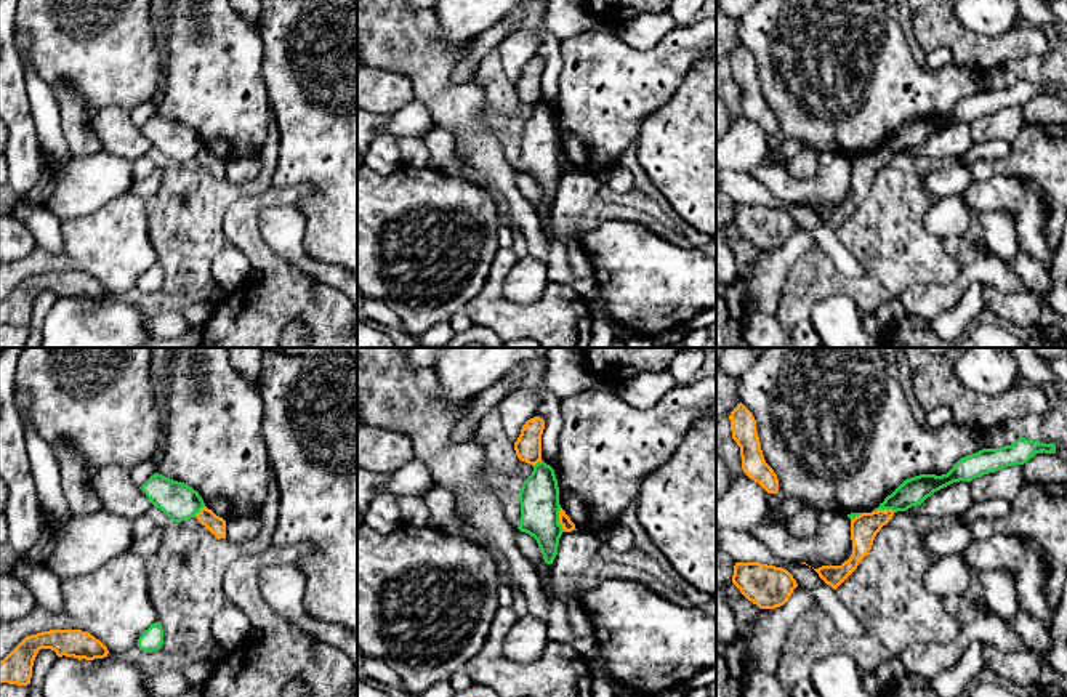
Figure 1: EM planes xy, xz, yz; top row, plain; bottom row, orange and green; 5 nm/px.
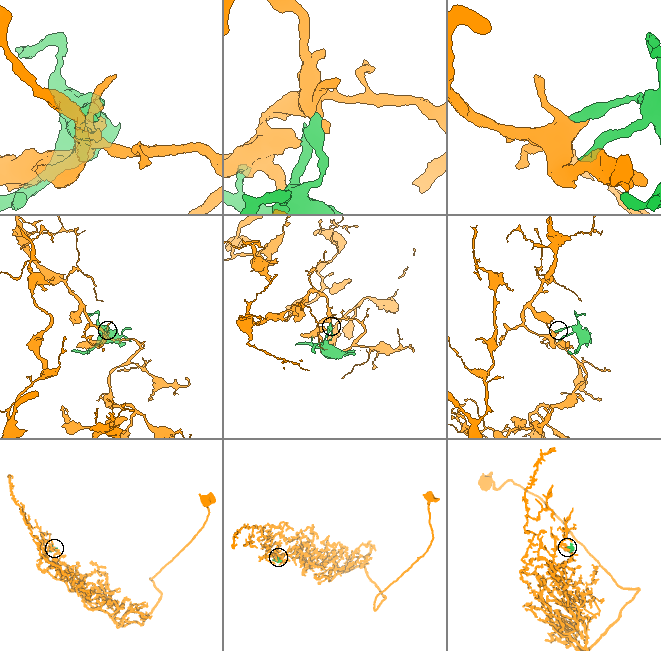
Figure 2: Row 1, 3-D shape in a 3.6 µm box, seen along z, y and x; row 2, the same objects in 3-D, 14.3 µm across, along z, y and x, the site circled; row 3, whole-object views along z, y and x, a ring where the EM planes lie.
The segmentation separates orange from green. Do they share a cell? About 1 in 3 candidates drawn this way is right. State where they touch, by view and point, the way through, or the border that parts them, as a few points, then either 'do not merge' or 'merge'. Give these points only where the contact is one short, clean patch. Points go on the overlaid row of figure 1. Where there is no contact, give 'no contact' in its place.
xz (559, 519) | do not merge

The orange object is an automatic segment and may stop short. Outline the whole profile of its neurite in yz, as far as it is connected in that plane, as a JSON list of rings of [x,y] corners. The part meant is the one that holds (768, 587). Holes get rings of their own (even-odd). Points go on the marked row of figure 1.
[[[735,562],[732,583],[759,609],[783,606],[798,586],[787,569],[761,562]]]

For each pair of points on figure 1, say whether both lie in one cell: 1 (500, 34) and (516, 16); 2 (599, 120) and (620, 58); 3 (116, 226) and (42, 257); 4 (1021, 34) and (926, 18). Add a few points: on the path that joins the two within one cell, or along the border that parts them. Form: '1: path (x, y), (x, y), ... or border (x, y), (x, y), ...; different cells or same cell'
1: path (503, 29), (511, 21); same cell
2: path (601, 104), (606, 93), (606, 74); same cell
3: path (98, 244), (87, 245), (69, 260), (60, 260); same cell
4: path (997, 45), (965, 45), (950, 32); same cell

